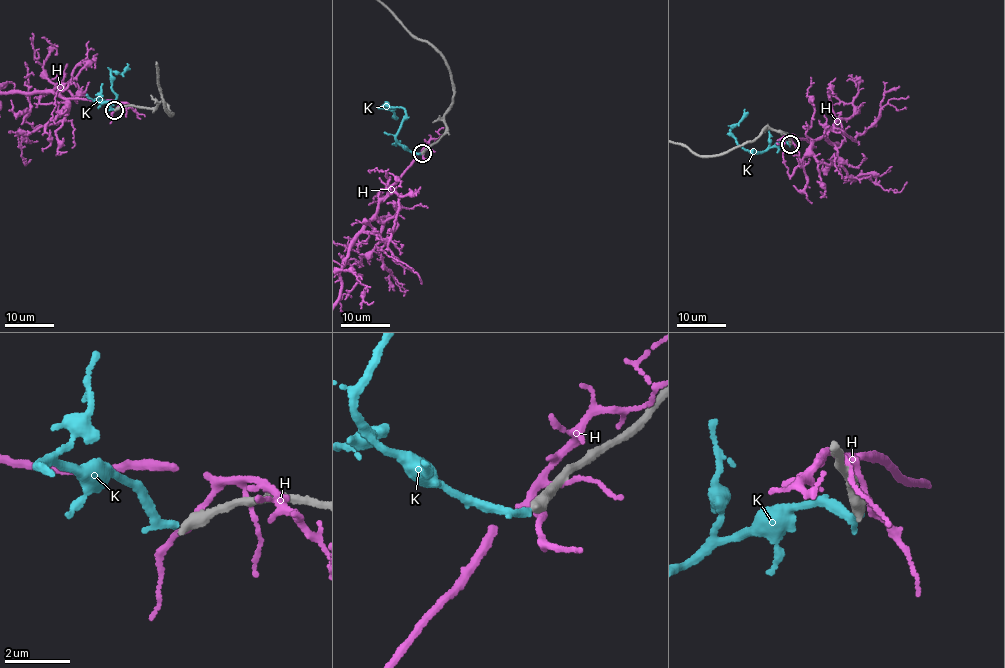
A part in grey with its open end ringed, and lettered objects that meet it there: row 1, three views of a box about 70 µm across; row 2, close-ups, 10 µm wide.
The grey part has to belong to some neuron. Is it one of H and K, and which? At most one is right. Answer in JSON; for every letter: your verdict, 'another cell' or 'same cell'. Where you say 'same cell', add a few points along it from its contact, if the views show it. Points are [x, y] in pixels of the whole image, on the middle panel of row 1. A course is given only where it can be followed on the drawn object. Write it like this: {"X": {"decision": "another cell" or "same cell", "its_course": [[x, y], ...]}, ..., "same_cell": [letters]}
{"H": {"decision": "another cell"}, "K": {"decision": "another cell"}, "same_cell": []}

